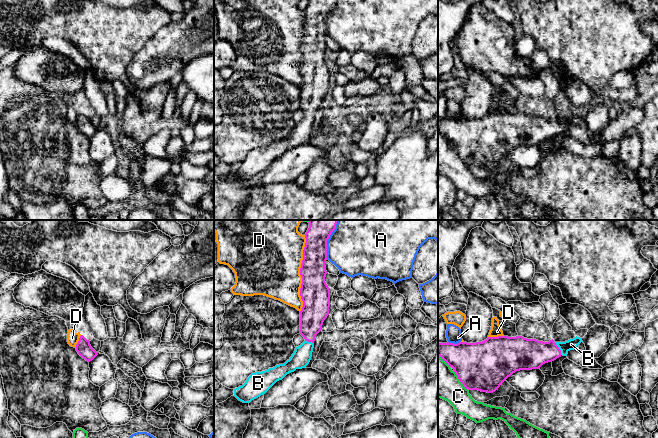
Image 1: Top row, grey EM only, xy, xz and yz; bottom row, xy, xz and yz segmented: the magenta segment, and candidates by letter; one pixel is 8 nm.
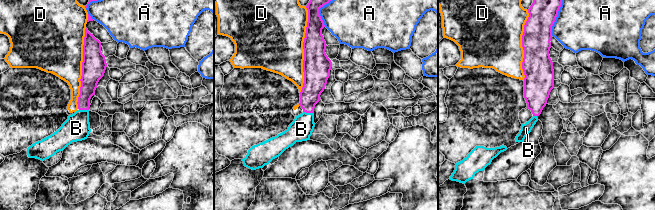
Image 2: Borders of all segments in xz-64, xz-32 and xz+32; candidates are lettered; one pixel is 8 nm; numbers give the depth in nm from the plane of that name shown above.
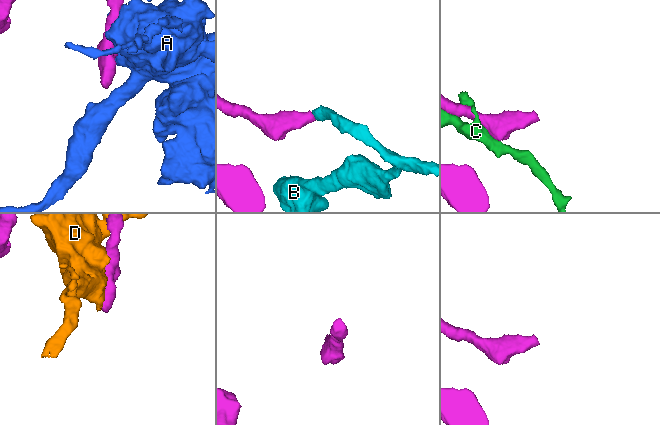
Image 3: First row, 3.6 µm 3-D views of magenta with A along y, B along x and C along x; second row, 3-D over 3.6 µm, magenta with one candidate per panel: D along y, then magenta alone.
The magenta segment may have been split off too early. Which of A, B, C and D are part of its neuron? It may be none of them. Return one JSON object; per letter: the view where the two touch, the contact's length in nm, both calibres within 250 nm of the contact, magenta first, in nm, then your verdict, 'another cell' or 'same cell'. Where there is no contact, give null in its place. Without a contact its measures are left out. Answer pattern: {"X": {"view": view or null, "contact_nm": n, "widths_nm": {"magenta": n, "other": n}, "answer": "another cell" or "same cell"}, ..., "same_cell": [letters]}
{"A": {"view": "xz", "contact_nm": 300, "widths_nm": {"magenta": 200, "other": 420}, "answer": "another cell"}, "B": {"view": "yz", "contact_nm": 120, "widths_nm": {"magenta": 240, "other": 90}, "answer": "same cell"}, "C": {"view": "yz", "contact_nm": 200, "widths_nm": {"magenta": 400, "other": 280}, "answer": "another cell"}, "D": {"view": "xz", "contact_nm": 600, "widths_nm": {"magenta": 240, "other": 480}, "answer": "another cell"}, "same_cell": ["B"]}

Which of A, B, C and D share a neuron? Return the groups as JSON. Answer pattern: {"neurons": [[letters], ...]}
{"neurons": [["A"], ["B"], ["C"], ["D"]]}

